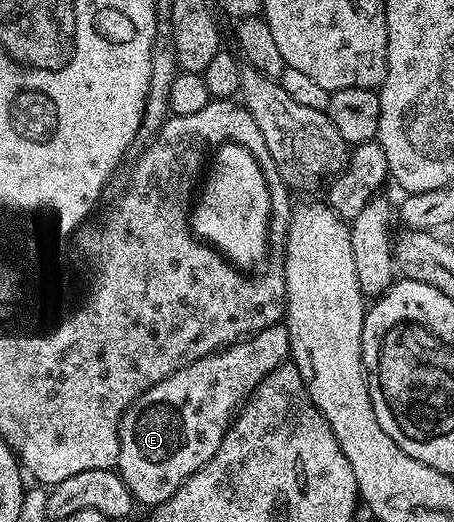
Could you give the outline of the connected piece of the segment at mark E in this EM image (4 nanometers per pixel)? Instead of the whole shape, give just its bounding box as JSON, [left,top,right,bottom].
[115,323,289,506]

